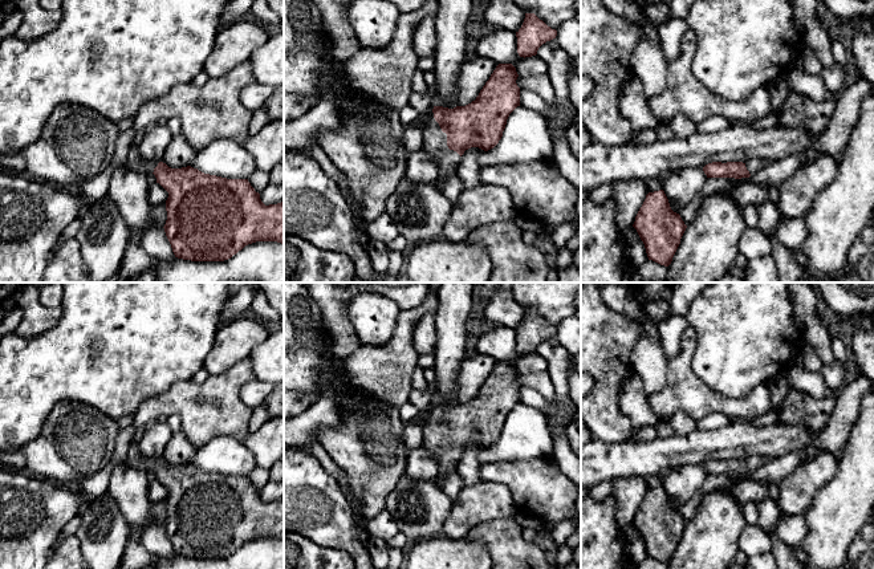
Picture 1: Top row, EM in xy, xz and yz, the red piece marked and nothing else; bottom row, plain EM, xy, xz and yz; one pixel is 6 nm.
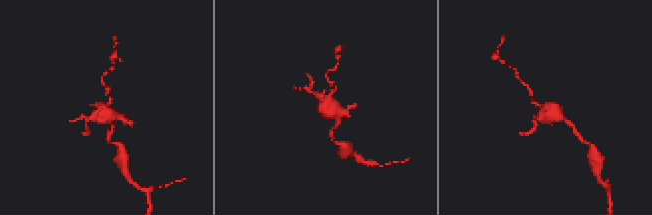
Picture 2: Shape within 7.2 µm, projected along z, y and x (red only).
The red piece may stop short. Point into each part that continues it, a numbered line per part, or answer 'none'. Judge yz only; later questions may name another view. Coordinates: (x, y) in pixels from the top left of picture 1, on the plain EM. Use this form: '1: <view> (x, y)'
1: yz (753, 462)

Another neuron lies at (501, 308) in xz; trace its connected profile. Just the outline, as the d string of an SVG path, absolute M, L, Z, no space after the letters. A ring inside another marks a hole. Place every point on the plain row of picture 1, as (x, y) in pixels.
M497 283L492 297L481 302L479 309L485 321L513 330L519 329L525 316L524 306L512 294L512 283Z

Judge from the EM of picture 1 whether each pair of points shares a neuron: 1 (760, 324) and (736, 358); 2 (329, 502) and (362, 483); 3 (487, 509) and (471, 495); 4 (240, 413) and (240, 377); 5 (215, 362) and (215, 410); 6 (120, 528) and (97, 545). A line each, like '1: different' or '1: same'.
1: same
2: different
3: same
4: same
5: different
6: same

